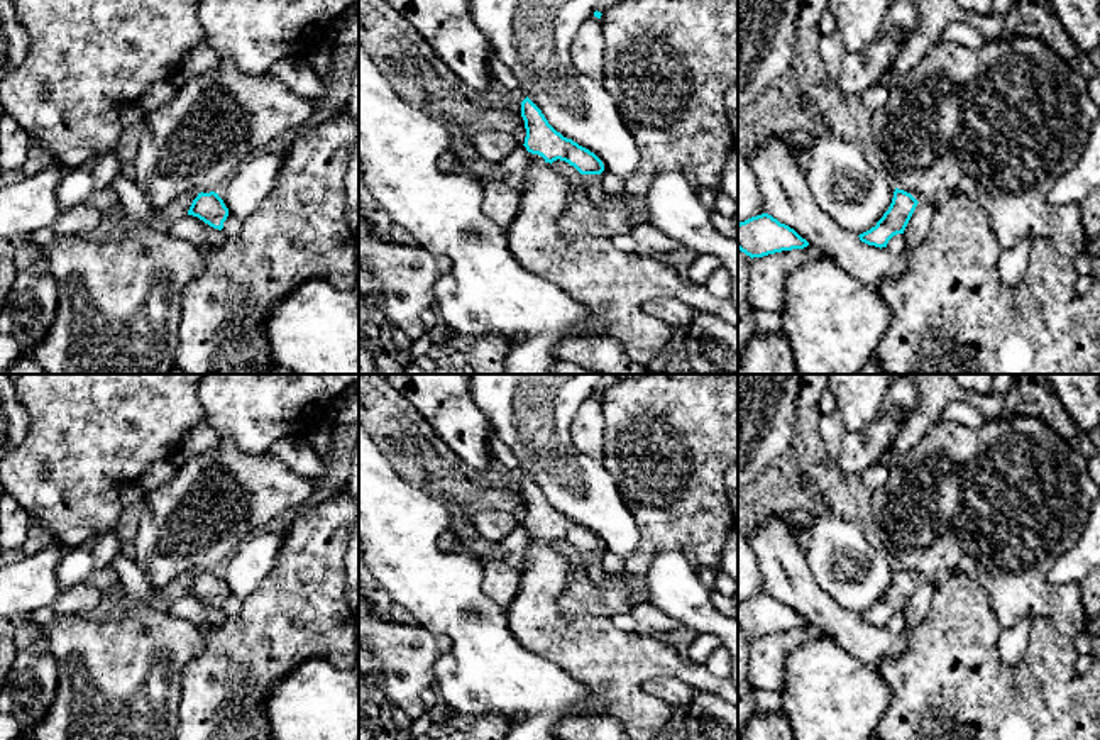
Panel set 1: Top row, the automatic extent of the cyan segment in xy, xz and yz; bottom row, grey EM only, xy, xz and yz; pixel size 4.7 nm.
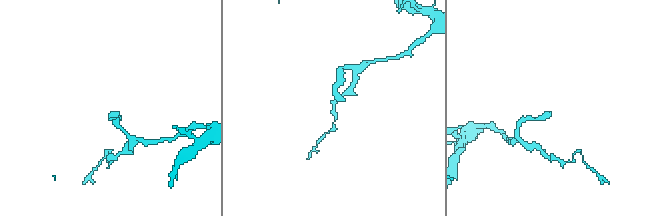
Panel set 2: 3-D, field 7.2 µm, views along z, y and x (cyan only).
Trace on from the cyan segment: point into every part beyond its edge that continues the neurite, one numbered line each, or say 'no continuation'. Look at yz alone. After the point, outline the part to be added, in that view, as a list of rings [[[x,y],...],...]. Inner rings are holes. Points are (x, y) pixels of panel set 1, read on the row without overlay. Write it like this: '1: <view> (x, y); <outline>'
1: yz (999, 503); [[[998,417],[985,420],[982,428],[939,420],[888,467],[888,479],[872,493],[868,527],[895,567],[924,581],[963,572],[982,584],[1002,628],[1010,628],[1026,616],[1046,616],[1071,638],[1088,625],[1080,584],[1053,586],[1048,572],[1053,561],[1075,545],[1098,494],[1100,486],[1090,478],[1085,456],[1036,417]]]

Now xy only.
1: xy (217, 500); [[[228,437],[195,457],[178,459],[174,478],[159,489],[142,493],[135,533],[135,564],[154,589],[162,589],[184,572],[210,572],[252,535],[286,510],[308,505],[313,481],[291,471],[281,459],[242,452]]]

